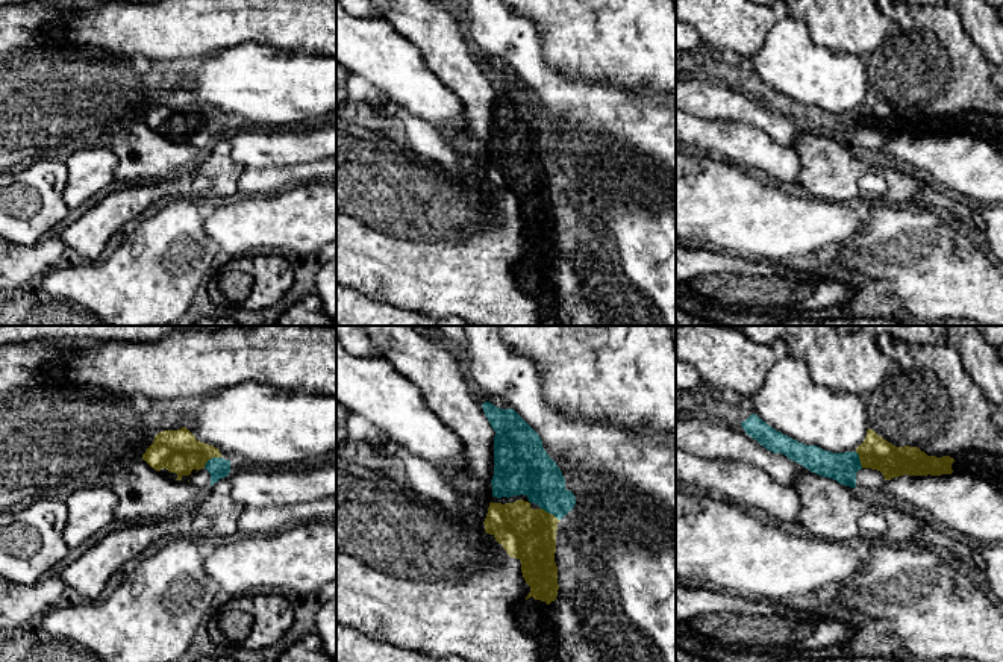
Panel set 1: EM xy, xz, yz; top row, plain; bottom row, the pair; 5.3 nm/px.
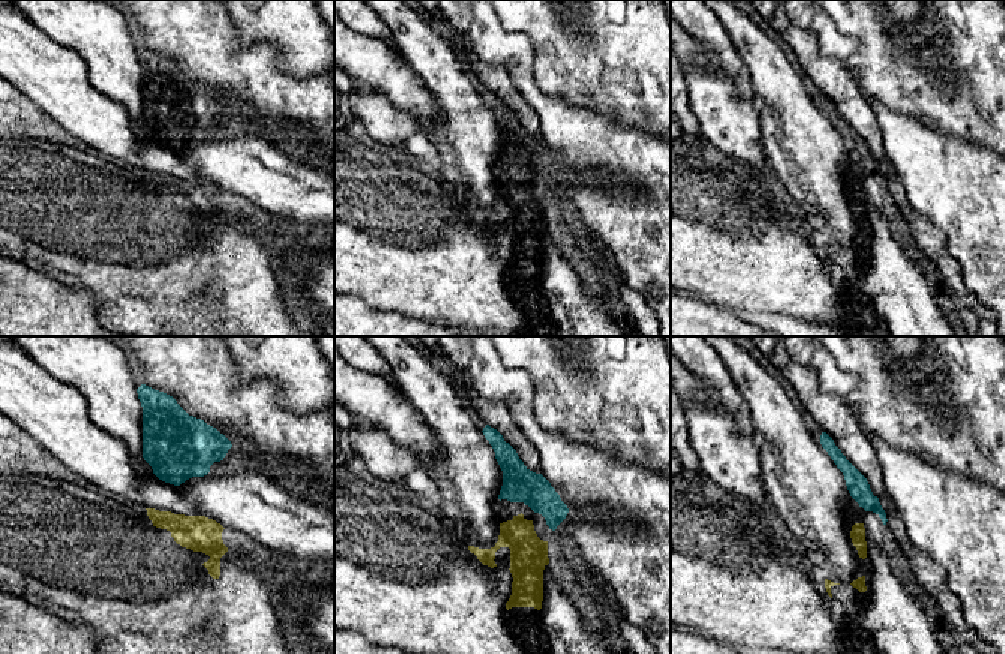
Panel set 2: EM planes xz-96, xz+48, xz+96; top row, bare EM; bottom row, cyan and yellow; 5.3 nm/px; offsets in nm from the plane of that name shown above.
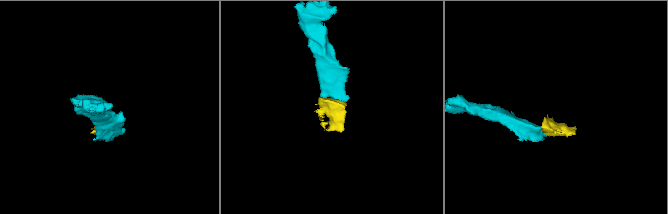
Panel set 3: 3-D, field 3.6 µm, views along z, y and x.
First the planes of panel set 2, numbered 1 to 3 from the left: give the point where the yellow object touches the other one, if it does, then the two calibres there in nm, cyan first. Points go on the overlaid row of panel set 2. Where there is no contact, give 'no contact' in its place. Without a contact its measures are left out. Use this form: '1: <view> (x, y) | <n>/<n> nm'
1: no contact
2: no contact
3: no contact

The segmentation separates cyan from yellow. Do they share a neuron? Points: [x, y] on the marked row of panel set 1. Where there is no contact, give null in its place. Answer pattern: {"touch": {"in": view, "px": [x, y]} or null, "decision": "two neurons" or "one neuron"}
{"touch": {"in": "xy", "px": [212, 458]}, "decision": "one neuron"}

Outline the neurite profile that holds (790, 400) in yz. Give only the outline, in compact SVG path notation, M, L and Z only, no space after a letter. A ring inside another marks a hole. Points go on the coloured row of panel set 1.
M786 354L770 370L761 389L748 397L753 414L783 435L826 451L856 451L868 430L862 397L853 392L818 385L801 358Z

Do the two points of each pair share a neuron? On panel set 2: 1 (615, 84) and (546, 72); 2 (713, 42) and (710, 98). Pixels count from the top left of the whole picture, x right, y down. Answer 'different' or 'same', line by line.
1: same
2: same

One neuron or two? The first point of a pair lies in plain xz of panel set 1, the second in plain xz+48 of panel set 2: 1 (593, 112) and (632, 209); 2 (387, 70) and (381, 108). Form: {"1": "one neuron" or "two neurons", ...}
{"1": "one neuron", "2": "two neurons"}

